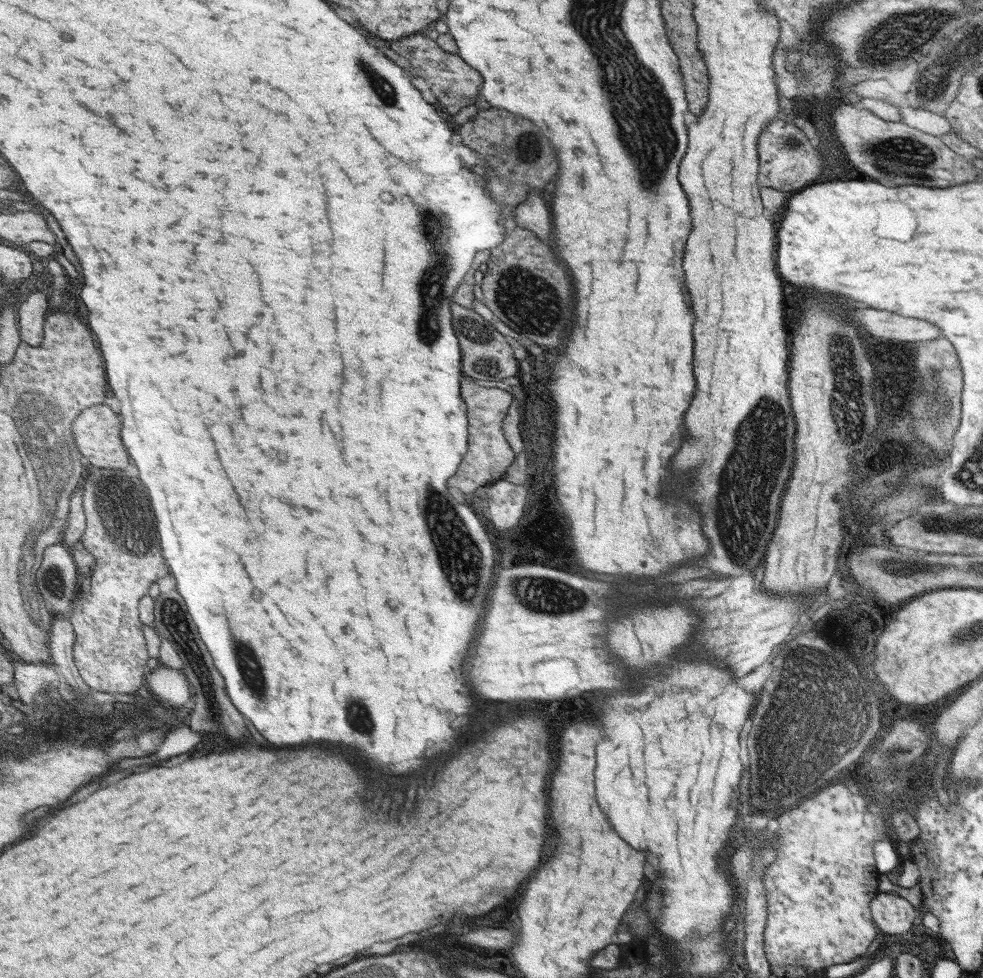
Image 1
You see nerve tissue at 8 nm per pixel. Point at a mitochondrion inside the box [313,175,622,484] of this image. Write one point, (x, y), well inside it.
(530, 302)

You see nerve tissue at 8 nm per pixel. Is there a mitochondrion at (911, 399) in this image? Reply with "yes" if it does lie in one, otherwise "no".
yes

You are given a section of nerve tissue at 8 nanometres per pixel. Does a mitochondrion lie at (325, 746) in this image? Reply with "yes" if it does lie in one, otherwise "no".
no

